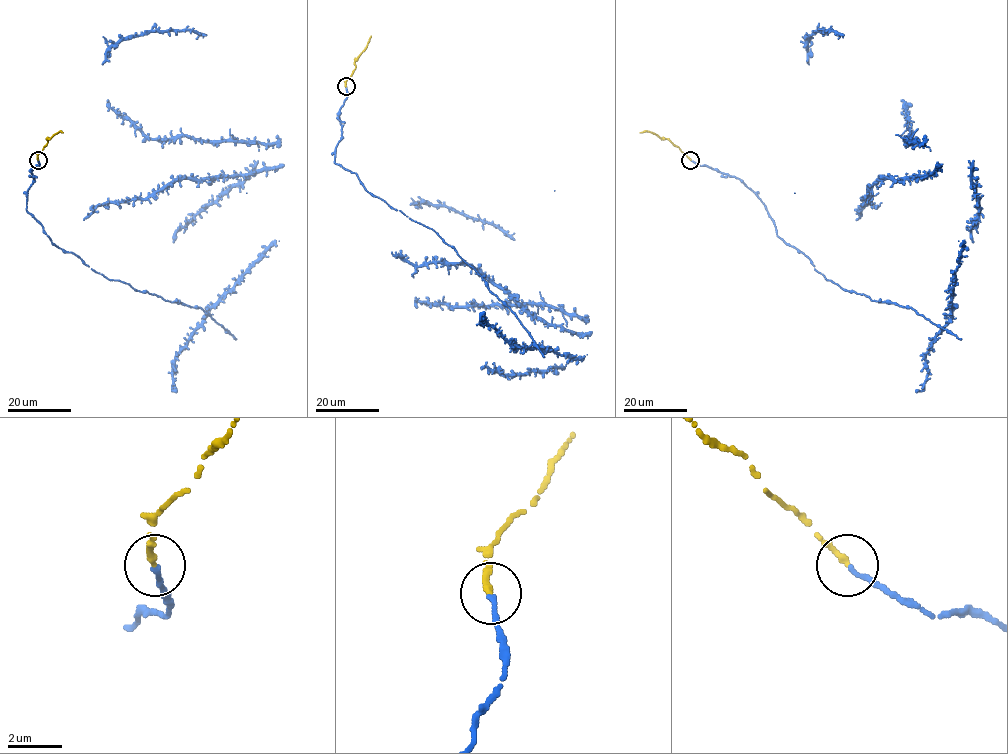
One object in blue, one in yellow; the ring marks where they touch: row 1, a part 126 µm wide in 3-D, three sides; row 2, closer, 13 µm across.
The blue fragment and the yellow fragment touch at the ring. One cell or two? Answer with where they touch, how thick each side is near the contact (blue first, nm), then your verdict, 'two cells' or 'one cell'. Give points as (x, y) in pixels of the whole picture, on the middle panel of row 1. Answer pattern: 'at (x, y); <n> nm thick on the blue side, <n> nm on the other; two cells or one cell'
at (346, 86); 180 nm thick on the blue side, 240 nm on the other; one cell

